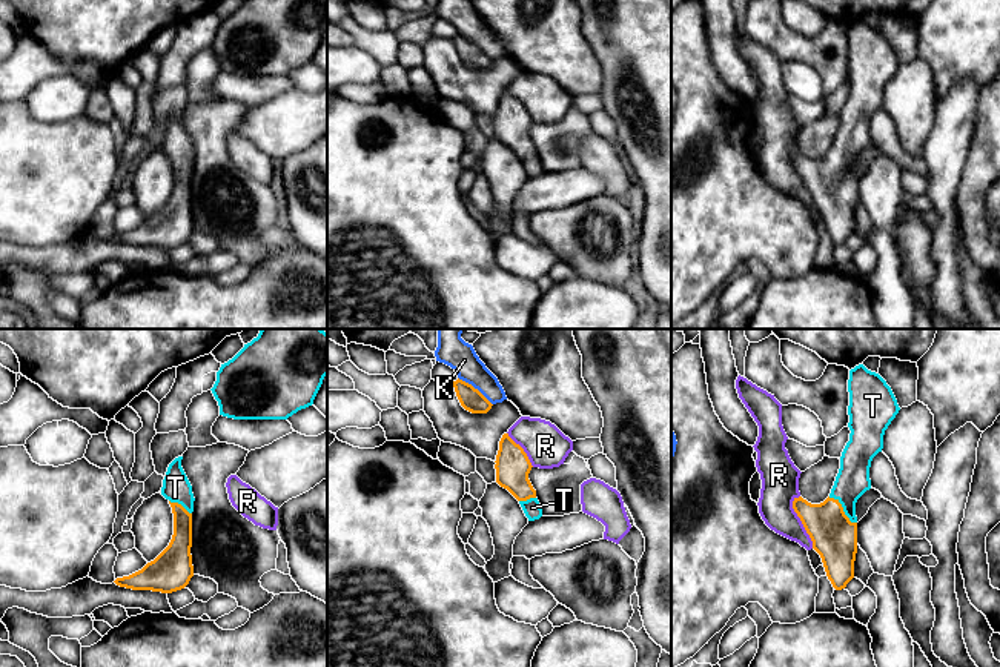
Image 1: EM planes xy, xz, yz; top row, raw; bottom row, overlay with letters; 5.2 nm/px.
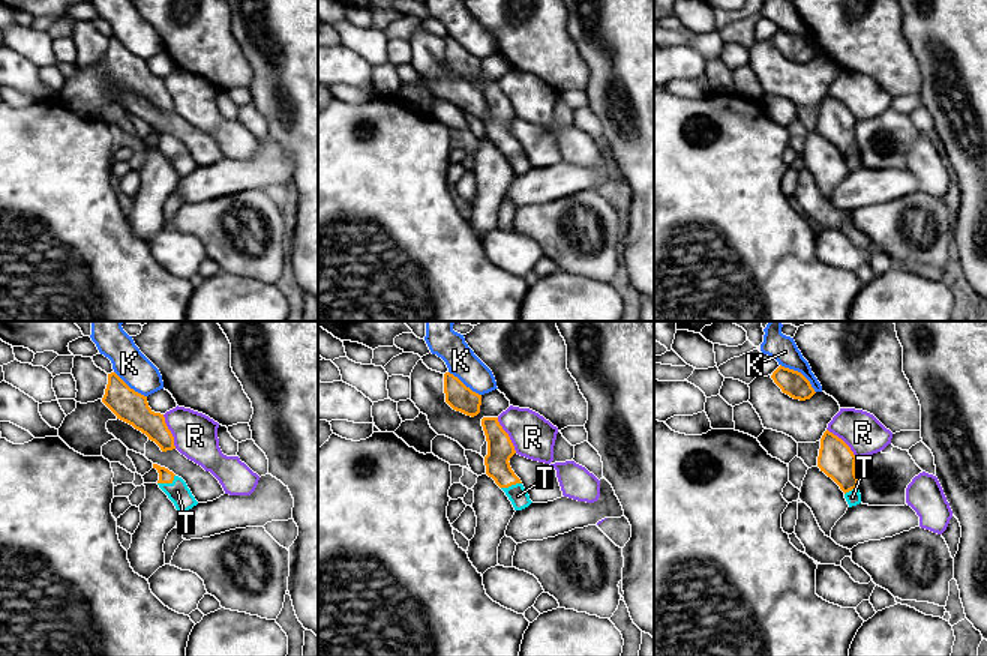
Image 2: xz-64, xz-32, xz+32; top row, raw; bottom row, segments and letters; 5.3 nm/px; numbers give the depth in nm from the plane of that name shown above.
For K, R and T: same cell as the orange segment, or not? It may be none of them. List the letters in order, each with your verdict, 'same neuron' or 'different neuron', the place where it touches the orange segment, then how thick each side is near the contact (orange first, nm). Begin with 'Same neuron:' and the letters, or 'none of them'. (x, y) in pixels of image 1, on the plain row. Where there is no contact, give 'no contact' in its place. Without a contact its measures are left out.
Same neuron: T
K: different neuron | xz (473, 43) | 120/150 nm
R: different neuron | yz (801, 175) | 240/190 nm
T: same neuron | yz (842, 165) | 240/180 nm

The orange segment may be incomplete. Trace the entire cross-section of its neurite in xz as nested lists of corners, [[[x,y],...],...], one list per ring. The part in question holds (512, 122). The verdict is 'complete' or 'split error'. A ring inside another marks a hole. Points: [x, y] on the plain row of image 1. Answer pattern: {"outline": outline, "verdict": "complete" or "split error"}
{"outline": [[[504,89],[499,97],[495,118],[496,138],[519,157],[528,177],[539,175],[542,164],[536,154],[536,146],[528,135],[533,121],[524,105],[508,89]]], "verdict": "split error"}

